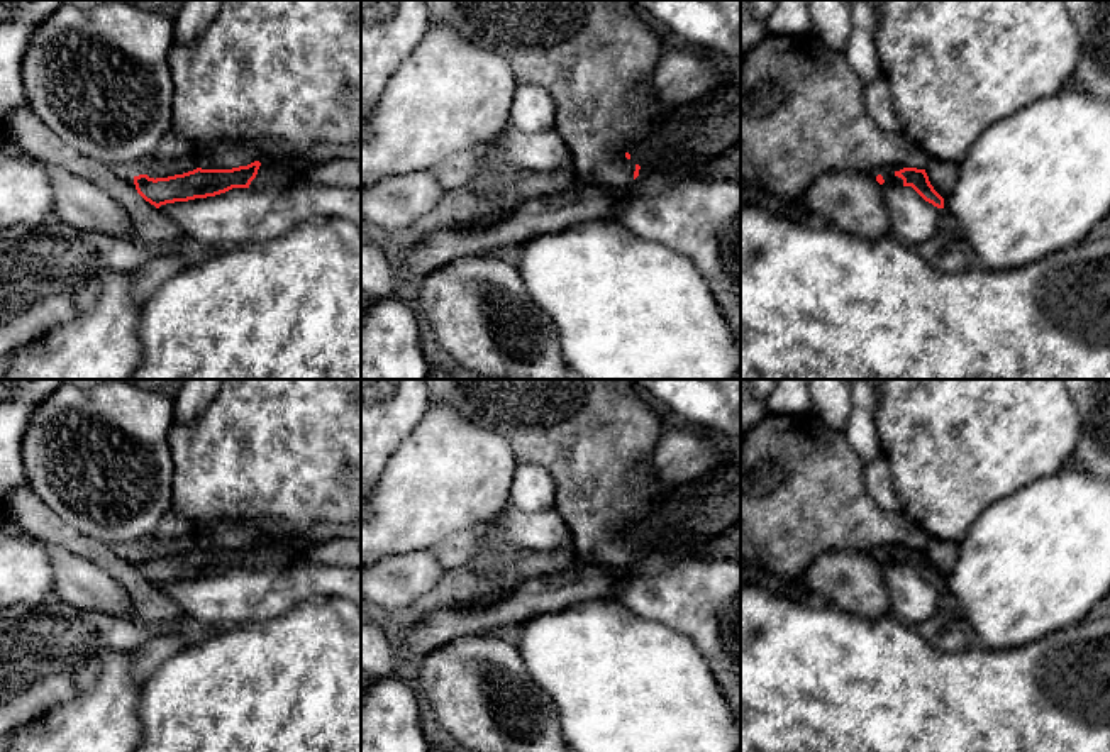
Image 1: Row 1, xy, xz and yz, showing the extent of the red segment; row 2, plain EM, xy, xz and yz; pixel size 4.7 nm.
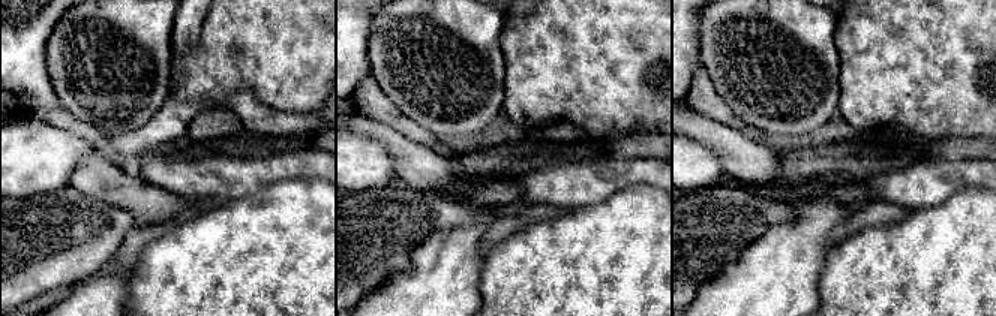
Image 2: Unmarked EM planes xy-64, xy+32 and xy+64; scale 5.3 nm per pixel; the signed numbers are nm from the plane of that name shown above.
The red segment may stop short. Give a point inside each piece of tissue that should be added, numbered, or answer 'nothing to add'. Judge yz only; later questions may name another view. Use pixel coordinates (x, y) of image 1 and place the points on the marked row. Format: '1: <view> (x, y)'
1: yz (887, 171)

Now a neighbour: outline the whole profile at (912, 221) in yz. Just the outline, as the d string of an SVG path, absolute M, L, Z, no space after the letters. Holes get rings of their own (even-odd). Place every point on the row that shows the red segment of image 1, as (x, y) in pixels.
M891 186L883 190L883 200L890 217L890 234L910 247L941 234L942 208L925 202L912 186Z

